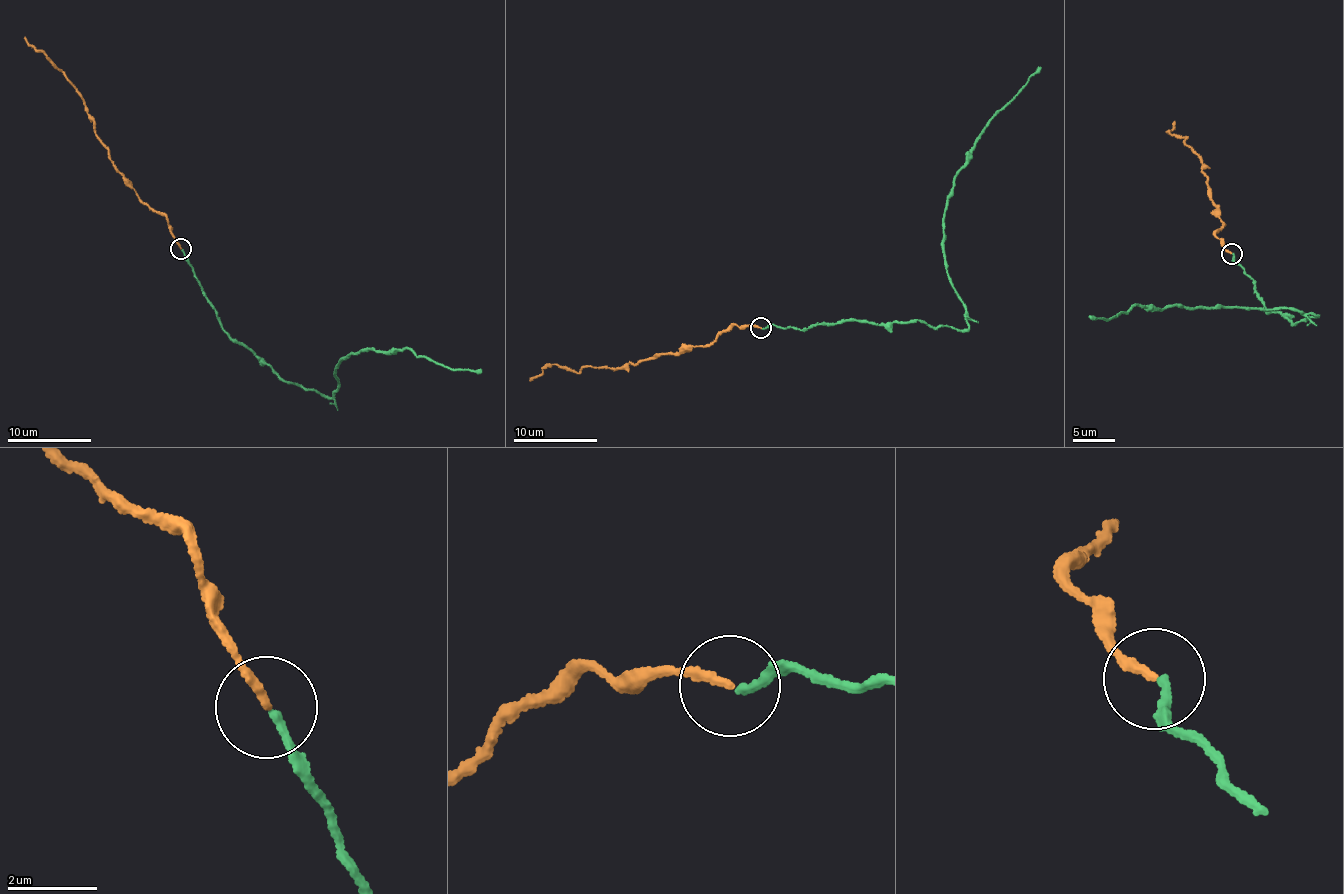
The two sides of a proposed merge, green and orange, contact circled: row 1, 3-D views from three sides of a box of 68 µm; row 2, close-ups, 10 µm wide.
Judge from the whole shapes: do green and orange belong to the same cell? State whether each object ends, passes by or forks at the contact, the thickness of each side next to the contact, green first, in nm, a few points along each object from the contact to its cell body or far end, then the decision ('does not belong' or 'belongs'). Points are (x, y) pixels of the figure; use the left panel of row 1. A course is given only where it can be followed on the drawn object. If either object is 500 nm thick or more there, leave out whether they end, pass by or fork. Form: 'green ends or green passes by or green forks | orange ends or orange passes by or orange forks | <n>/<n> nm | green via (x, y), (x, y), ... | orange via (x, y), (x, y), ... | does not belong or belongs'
green ends | orange ends | 180/190 nm | green via (180, 249), (232, 339), (286, 381), (331, 398), (337, 366), (371, 347), (406, 348), (448, 368), (481, 373) | orange via (181, 249), (163, 215), (143, 202), (109, 159), (109, 151), (97, 136), (88, 108), (70, 81), (24, 37) | belongs

